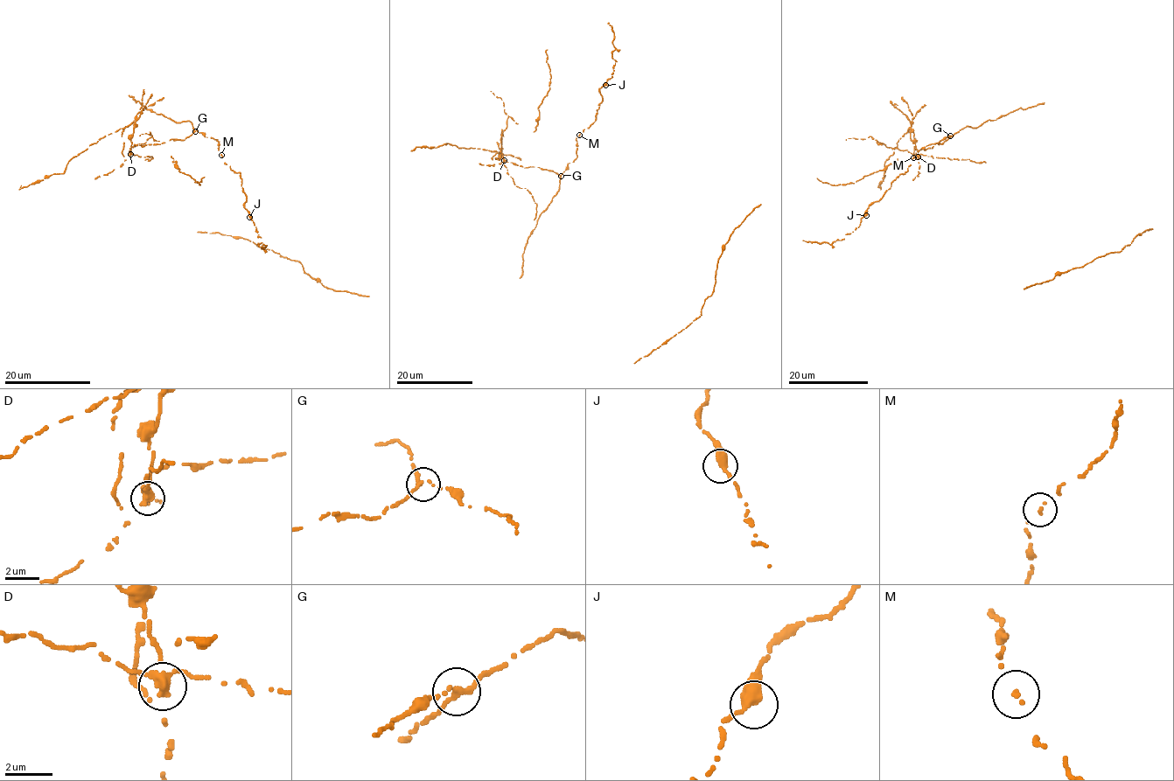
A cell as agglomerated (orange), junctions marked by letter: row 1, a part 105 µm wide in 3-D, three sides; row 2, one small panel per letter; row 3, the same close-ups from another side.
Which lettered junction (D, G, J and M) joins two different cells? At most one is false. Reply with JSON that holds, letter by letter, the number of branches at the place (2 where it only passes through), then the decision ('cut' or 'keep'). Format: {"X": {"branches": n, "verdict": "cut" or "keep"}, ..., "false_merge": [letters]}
{"D": {"branches": 3, "verdict": "cut"}, "G": {"branches": 3, "verdict": "keep"}, "J": {"branches": 2, "verdict": "keep"}, "M": {"branches": 1, "verdict": "keep"}, "false_merge": ["D"]}

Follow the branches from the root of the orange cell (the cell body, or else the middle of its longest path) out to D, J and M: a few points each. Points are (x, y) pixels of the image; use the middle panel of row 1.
D: (521, 276), (528, 237), (559, 190), (561, 177), (552, 170), (524, 168), (504, 160)
J: (521, 276), (528, 237), (577, 156), (576, 139), (595, 120), (605, 85)
M: (521, 276), (528, 237), (559, 190), (568, 163), (577, 156), (576, 139), (579, 135)

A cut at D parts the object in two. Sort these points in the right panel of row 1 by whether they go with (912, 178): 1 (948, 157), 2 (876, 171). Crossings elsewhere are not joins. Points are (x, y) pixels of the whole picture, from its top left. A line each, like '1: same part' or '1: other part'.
1: other part
2: same part

